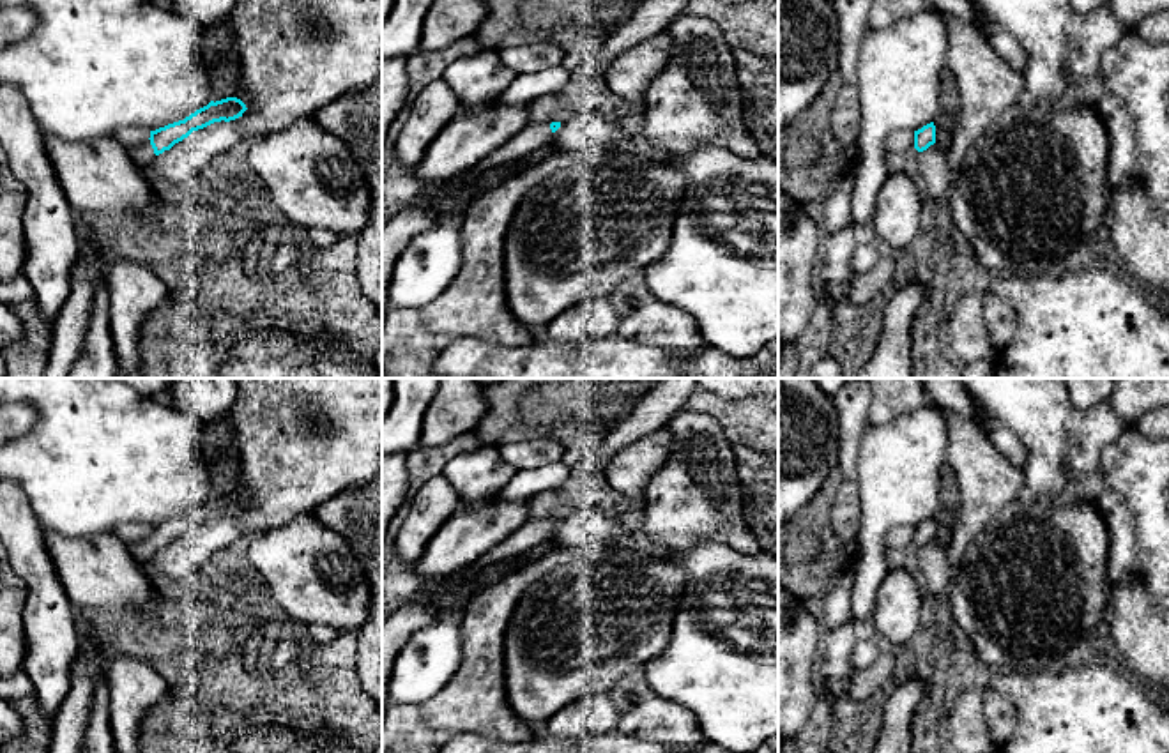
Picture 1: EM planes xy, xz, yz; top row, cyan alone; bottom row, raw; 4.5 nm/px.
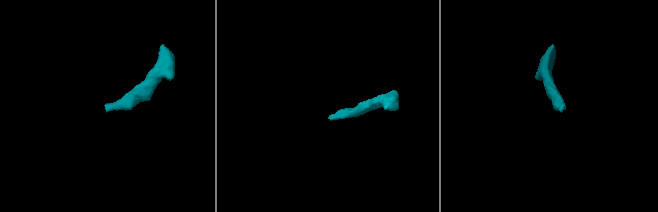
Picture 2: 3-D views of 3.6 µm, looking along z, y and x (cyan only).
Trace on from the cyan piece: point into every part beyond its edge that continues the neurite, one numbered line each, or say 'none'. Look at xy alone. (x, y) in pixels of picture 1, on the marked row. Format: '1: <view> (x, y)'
1: xy (144, 154)

